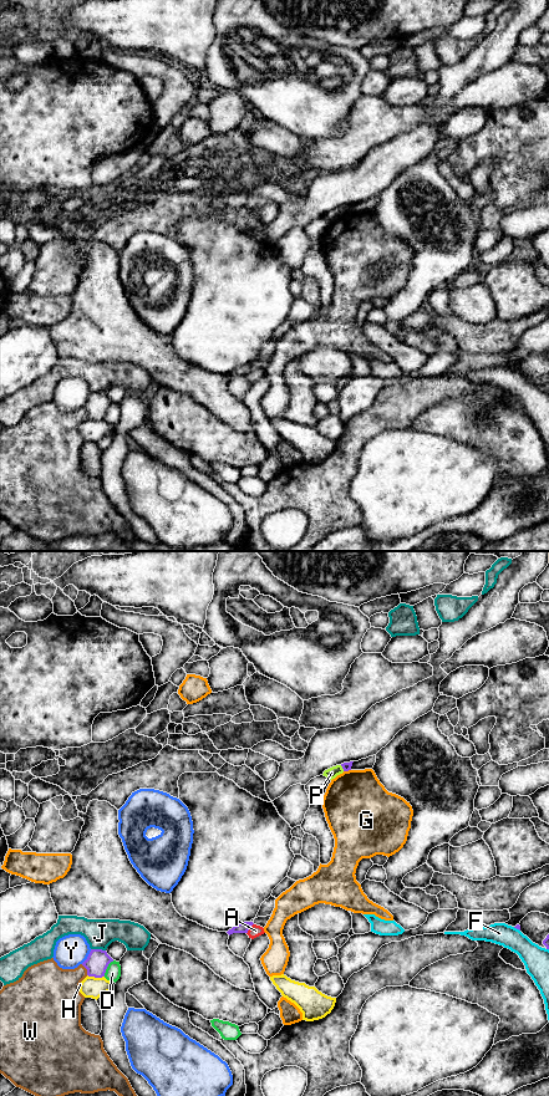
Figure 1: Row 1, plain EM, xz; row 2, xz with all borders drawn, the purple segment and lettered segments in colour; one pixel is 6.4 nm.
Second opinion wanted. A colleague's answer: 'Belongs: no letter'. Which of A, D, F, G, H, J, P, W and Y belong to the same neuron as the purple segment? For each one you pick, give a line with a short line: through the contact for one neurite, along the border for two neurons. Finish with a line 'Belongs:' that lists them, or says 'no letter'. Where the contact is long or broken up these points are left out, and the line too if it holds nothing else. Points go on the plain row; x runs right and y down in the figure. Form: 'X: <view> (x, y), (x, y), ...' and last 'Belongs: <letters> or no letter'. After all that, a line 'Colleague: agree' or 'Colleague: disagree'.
Belongs: no letter
Colleague: agree

